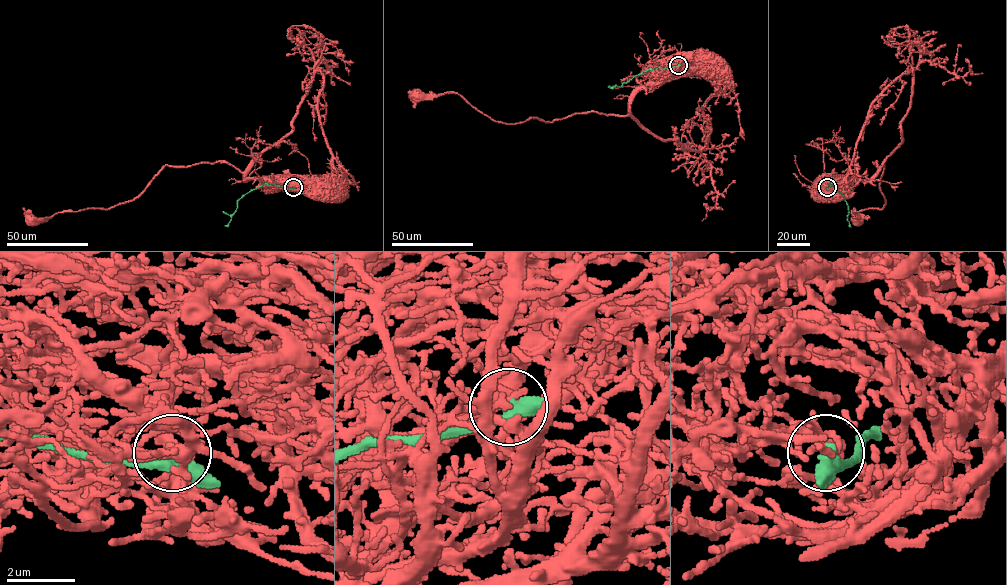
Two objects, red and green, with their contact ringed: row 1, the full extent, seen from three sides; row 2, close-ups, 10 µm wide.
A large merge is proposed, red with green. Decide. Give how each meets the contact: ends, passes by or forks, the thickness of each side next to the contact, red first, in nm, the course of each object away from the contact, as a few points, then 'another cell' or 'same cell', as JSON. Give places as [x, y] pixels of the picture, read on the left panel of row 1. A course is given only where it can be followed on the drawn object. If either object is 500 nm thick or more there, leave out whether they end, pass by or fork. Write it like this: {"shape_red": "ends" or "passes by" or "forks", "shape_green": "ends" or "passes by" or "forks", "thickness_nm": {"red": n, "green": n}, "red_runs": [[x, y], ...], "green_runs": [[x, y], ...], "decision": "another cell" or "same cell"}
{"shape_red": "ends", "shape_green": "passes by", "thickness_nm": {"red": 200, "green": 380}, "red_runs": [[292, 187], [245, 180], [222, 161], [165, 166], [132, 200], [106, 209], [58, 212], [34, 222]], "green_runs": [[292, 187], [264, 184], [251, 189], [237, 201], [237, 208], [225, 226]], "decision": "another cell"}

